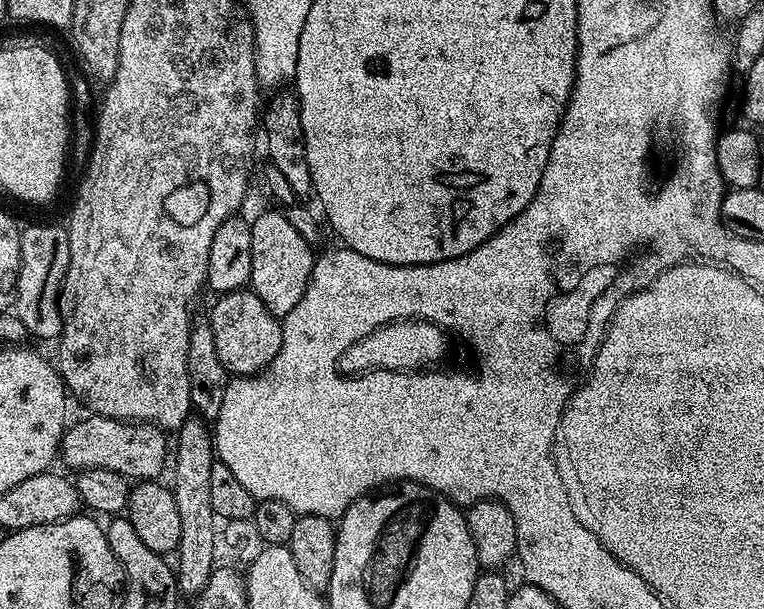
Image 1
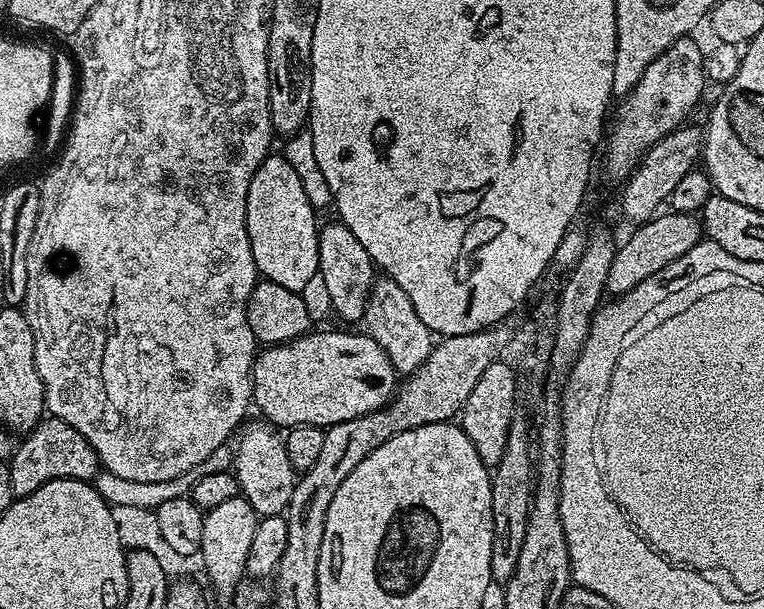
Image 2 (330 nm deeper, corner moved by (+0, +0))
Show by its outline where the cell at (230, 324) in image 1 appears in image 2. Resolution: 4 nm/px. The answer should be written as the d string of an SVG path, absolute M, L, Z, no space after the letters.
M309 331L285 344L267 345L257 355L252 367L252 399L255 407L269 425L287 430L298 426L314 426L325 430L338 422L350 418L362 418L362 414L387 408L388 401L396 395L398 373L396 367L386 358L386 350L367 334L356 332Z

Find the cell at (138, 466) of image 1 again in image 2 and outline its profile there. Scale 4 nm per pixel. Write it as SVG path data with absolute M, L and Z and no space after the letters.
M49 415L41 419L40 423L21 440L24 441L21 444L19 441L15 445L8 464L13 497L34 494L38 486L46 486L46 482L55 480L92 482L96 479L96 473L101 471L100 459L94 446L90 446L90 442L86 442L86 438L82 438L82 434L74 430L74 426L62 422L57 416Z

